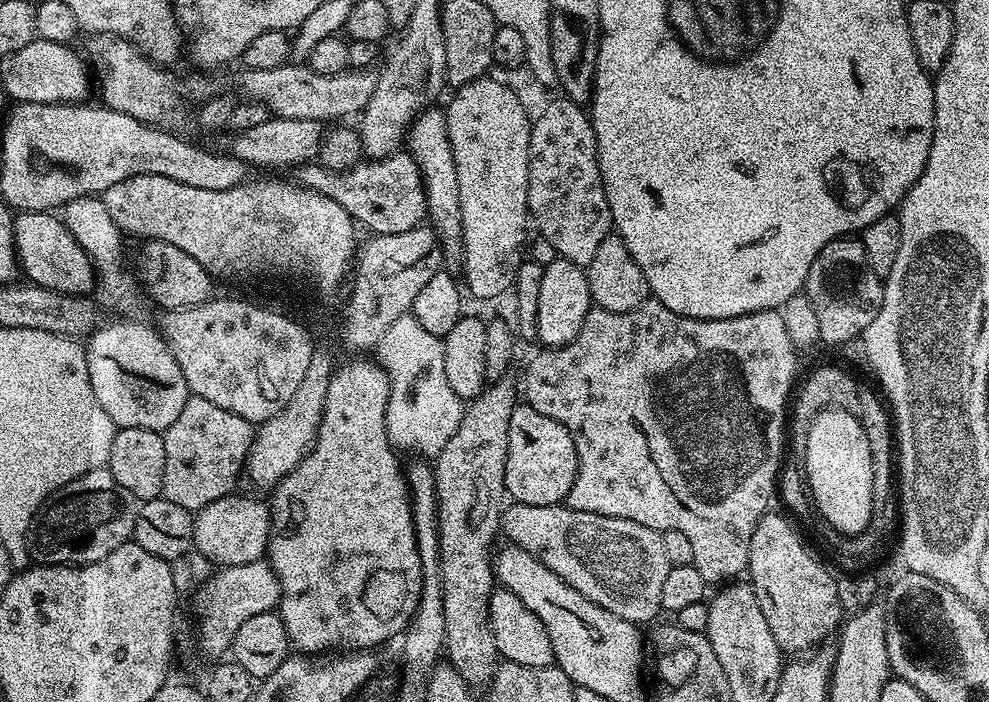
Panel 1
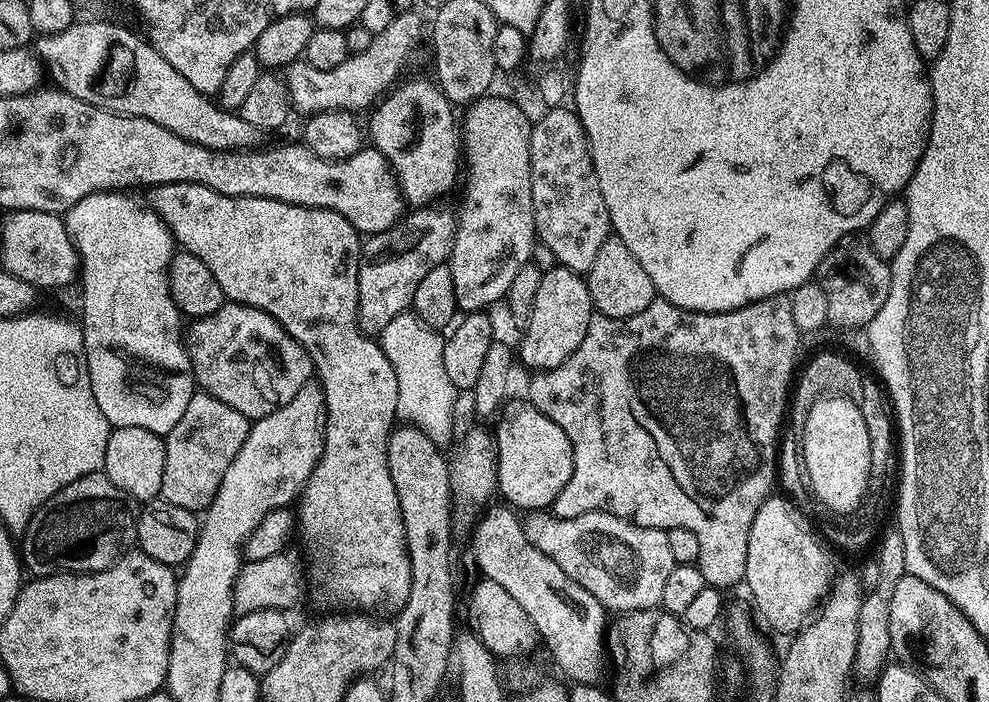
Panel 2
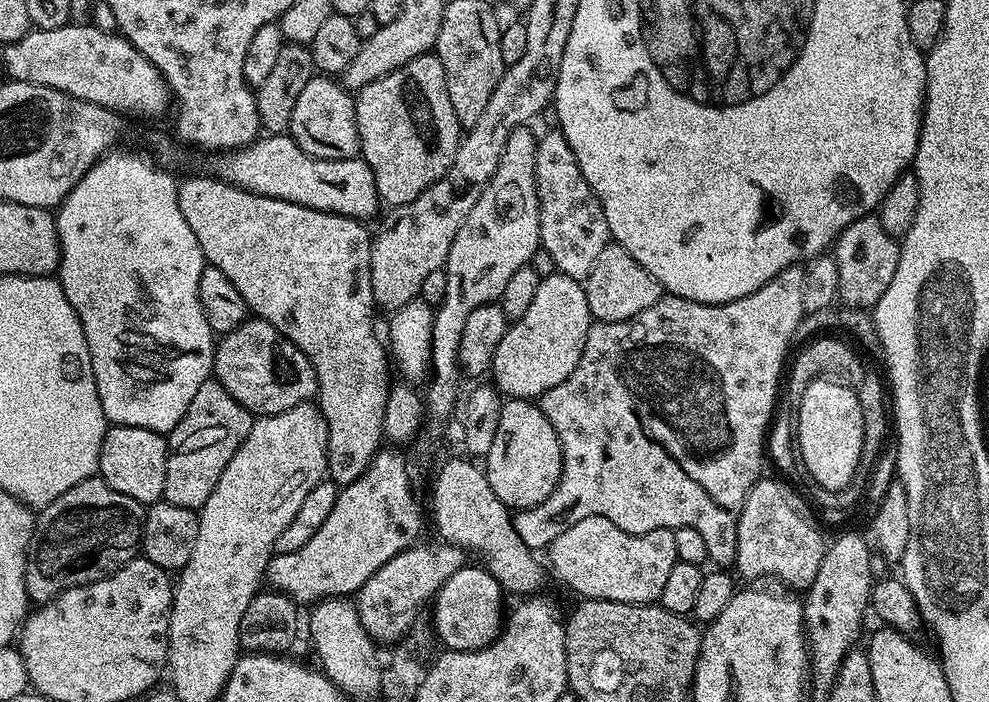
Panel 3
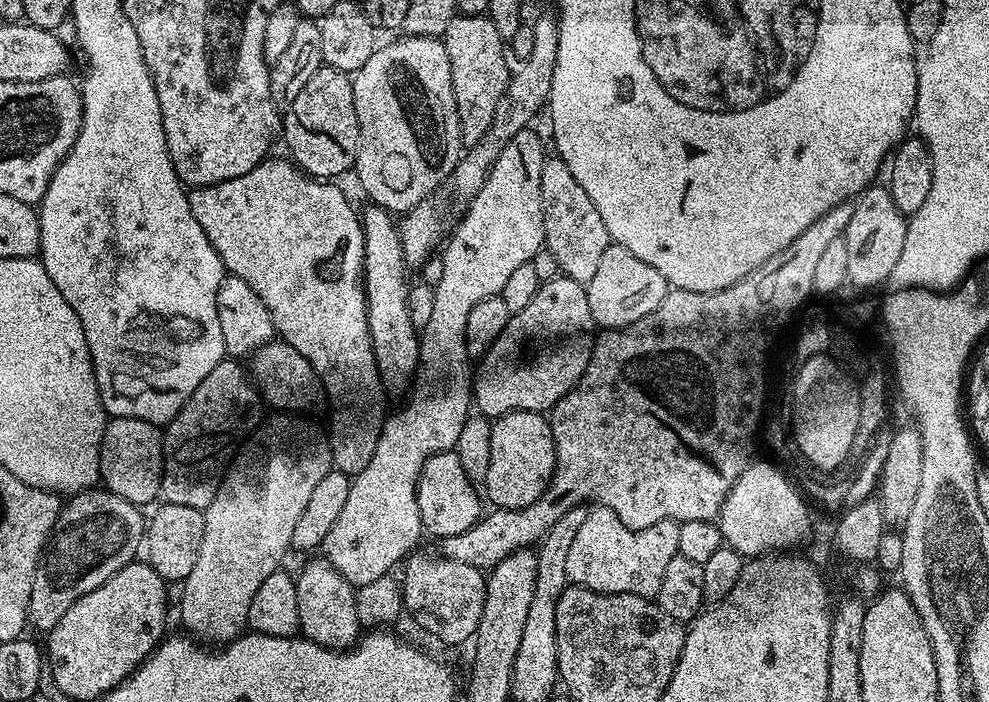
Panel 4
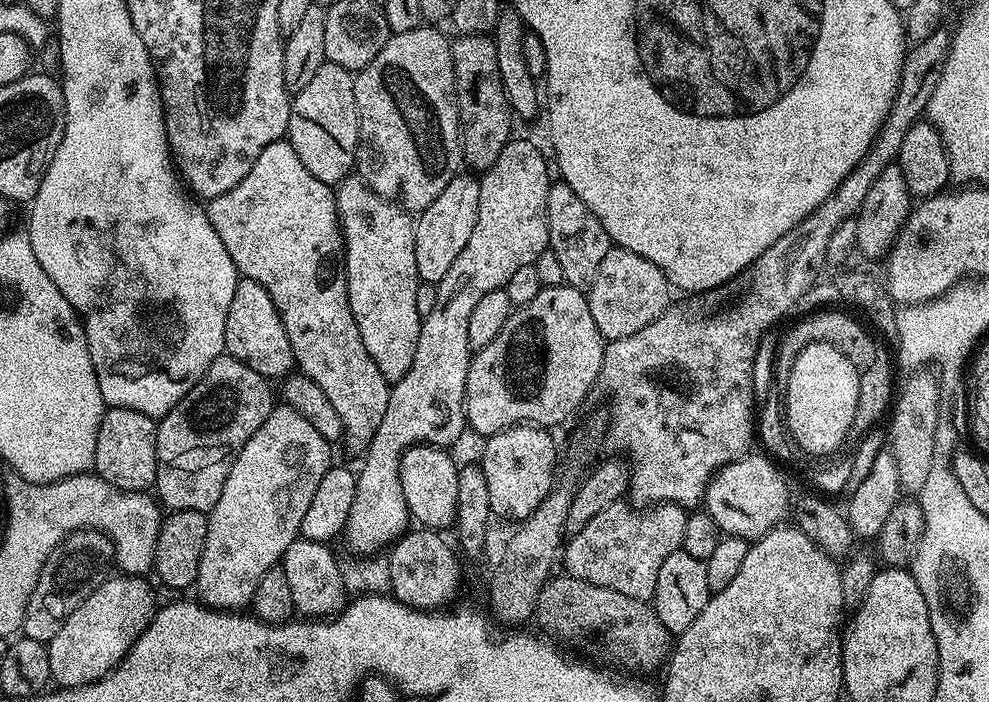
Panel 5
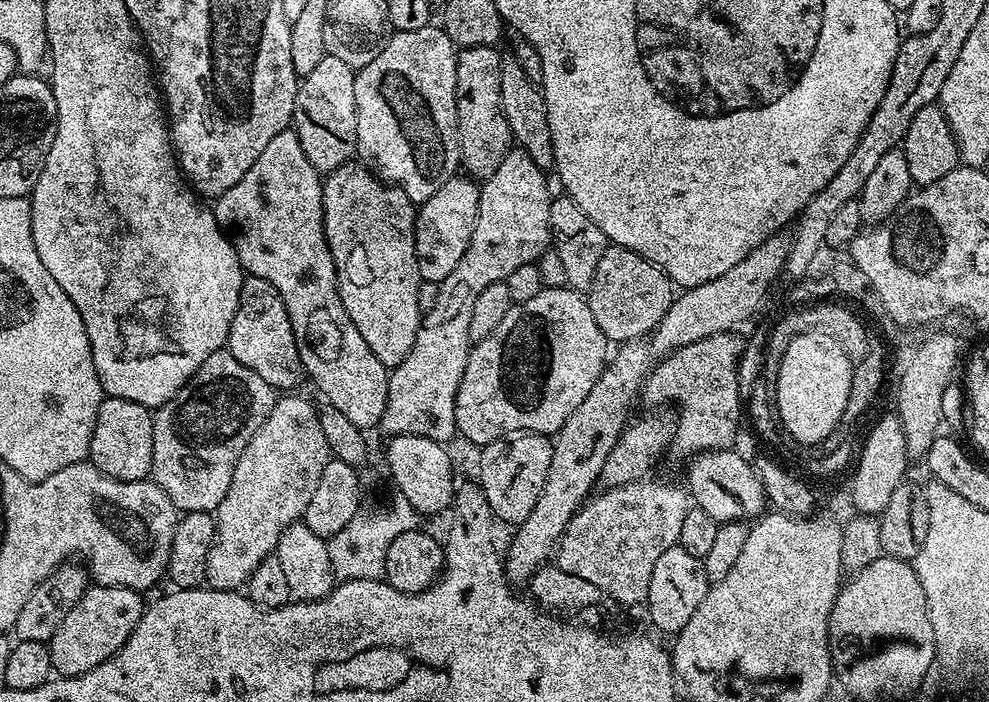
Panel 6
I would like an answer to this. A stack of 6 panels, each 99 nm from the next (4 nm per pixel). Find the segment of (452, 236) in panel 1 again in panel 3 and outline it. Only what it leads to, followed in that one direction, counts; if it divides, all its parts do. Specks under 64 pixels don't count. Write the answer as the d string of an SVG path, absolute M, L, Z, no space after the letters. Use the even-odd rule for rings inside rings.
M436 55L419 56L406 62L406 66L398 66L398 70L359 89L355 101L356 125L360 135L359 155L370 166L381 198L388 196L388 172L396 172L396 192L401 201L407 202L418 198L422 190L438 182L438 178L450 170L450 162L454 162L454 154L460 145L462 129L458 114L454 114L450 94L446 94L446 74Z

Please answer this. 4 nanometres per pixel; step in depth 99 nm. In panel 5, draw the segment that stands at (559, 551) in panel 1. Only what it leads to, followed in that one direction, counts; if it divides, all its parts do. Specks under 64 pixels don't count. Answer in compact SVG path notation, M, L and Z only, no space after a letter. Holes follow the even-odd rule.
M628 502L606 506L606 510L594 514L582 530L571 533L569 540L572 541L563 545L563 571L594 586L606 586L618 590L618 594L651 601L662 562L682 549L687 517L688 512L678 504L658 504L647 510L637 510Z

